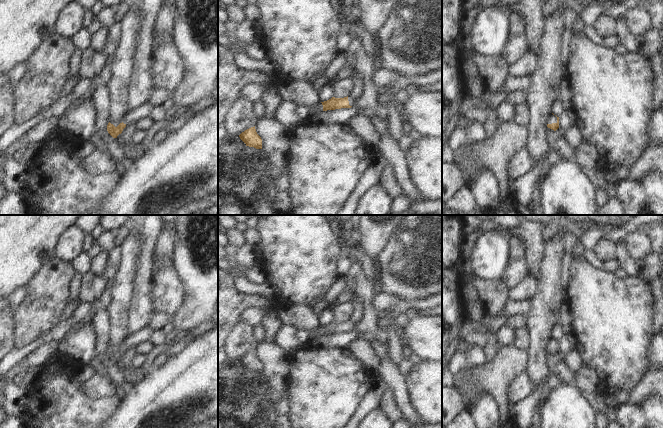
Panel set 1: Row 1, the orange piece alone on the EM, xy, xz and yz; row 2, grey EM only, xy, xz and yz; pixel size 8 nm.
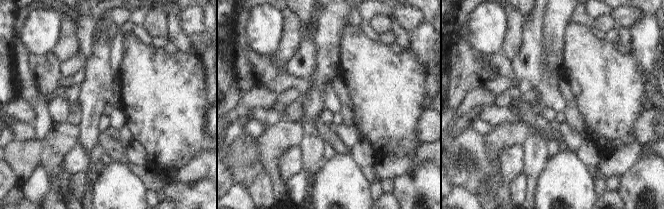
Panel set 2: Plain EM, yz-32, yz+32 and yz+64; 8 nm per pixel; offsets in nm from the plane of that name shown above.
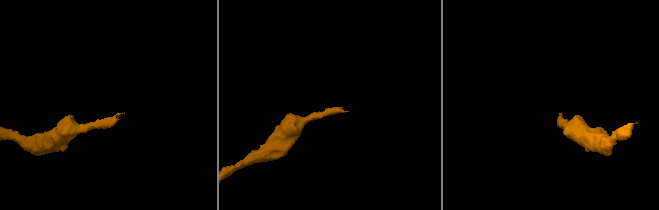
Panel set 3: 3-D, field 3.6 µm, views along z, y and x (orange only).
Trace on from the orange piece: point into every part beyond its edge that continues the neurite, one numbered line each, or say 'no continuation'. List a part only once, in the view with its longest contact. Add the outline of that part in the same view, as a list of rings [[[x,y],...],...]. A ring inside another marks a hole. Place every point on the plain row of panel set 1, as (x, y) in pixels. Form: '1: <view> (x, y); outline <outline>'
1: yz (551, 342); outline [[[550,338],[546,343],[547,348],[557,347],[557,341],[553,338]]]

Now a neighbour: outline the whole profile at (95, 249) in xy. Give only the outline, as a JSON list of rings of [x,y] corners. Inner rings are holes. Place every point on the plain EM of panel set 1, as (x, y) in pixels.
[[[94,241],[91,248],[86,253],[92,259],[97,254],[101,253],[101,251],[102,248],[99,246],[99,244],[96,241]]]

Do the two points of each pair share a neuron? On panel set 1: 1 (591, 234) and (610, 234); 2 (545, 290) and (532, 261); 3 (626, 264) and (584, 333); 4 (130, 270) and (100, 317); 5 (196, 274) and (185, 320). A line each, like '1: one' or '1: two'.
1: one
2: two
3: two
4: two
5: one

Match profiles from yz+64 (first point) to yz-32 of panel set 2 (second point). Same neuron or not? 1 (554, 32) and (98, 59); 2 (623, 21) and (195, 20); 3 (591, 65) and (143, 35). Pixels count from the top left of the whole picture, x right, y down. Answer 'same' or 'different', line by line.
1: same
2: same
3: different

